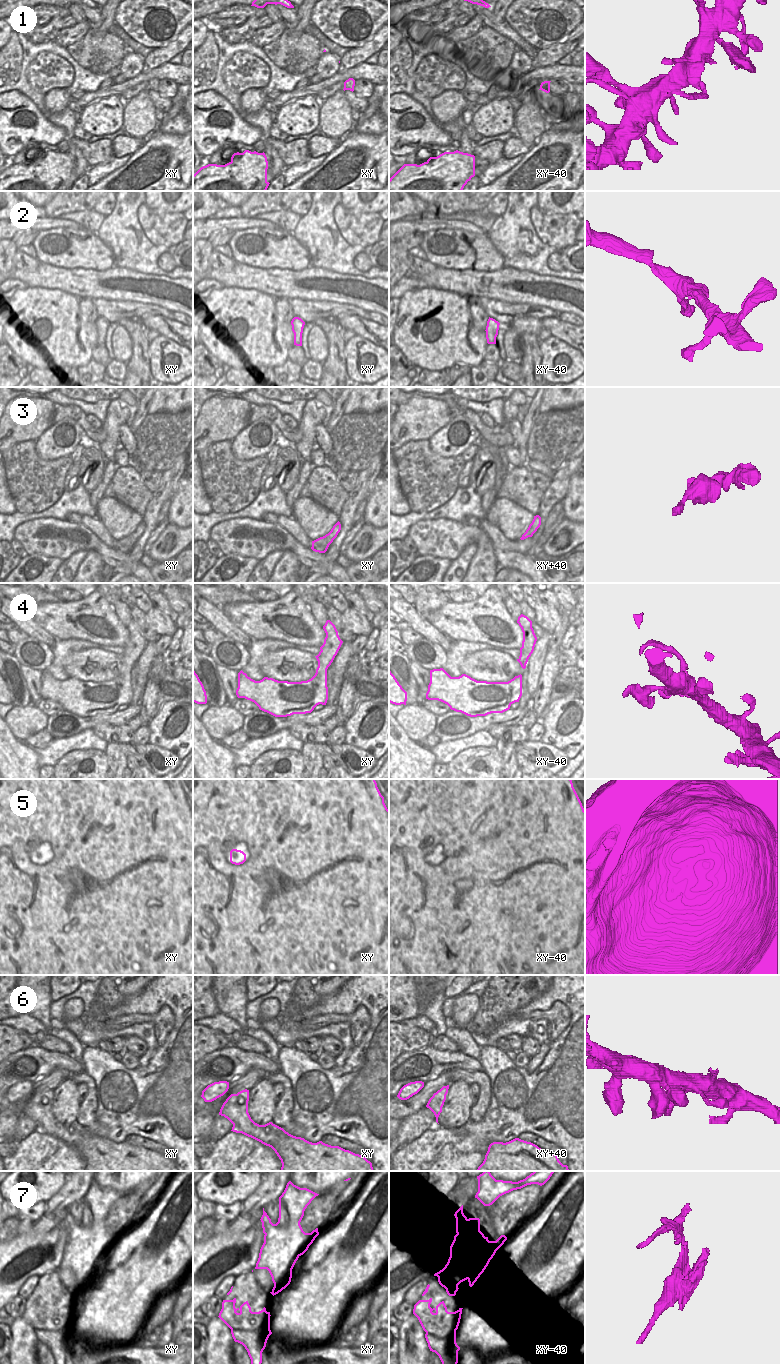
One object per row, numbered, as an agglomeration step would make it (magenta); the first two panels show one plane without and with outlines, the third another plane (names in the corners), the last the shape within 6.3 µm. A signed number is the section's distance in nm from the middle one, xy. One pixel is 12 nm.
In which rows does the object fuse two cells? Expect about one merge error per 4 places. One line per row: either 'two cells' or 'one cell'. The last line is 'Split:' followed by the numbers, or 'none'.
1: two cells
2: one cell
3: one cell
4: two cells
5: two cells
6: one cell
7: two cells
Split: 1, 4, 5, 7

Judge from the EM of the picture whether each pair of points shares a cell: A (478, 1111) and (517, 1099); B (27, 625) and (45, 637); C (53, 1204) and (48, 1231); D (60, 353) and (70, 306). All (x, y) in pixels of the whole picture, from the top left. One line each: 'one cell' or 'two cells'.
A: two cells
B: one cell
C: two cells
D: one cell

